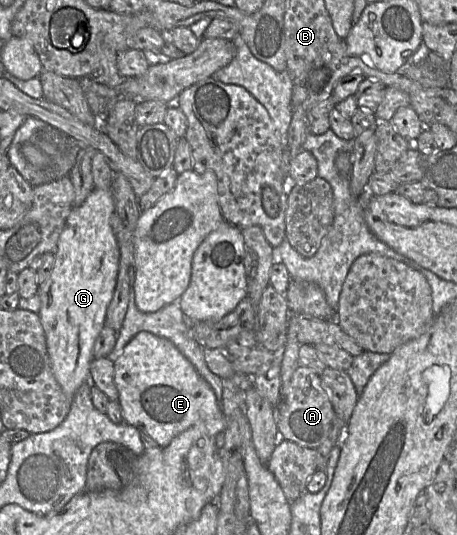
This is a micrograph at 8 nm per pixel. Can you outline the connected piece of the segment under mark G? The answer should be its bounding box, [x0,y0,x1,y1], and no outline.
[38,188,120,397]

